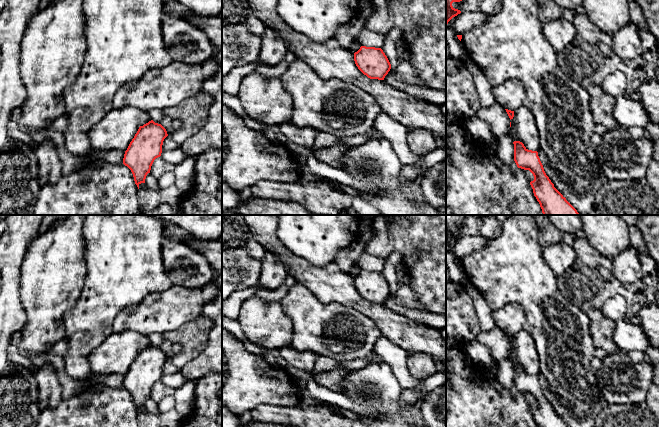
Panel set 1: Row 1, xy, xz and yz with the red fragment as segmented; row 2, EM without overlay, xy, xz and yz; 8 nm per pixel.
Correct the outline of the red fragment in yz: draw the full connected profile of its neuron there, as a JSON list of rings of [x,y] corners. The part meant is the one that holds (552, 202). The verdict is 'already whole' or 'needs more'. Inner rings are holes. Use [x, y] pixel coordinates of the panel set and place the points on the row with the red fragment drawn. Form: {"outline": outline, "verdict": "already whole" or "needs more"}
{"outline": [[[514,141],[513,144],[514,161],[517,167],[529,170],[534,176],[530,185],[543,215],[579,215],[546,175],[538,152],[528,150],[520,141]]], "verdict": "already whole"}

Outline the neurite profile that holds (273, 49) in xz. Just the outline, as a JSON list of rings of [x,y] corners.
[[[266,27],[261,36],[262,45],[259,60],[266,66],[275,66],[284,60],[287,53],[283,39],[272,29]]]

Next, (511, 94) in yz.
[[[518,79],[504,81],[499,86],[493,87],[492,93],[495,102],[505,109],[515,112],[520,107],[532,108],[532,103],[526,94],[526,90]]]

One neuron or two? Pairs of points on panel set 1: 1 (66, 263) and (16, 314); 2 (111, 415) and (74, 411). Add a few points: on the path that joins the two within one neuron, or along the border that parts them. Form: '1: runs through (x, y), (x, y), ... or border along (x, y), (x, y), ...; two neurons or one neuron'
1: border along (19, 284), (19, 298), (25, 312), (22, 330); two neurons
2: runs through (102, 415), (83, 415); one neuron

